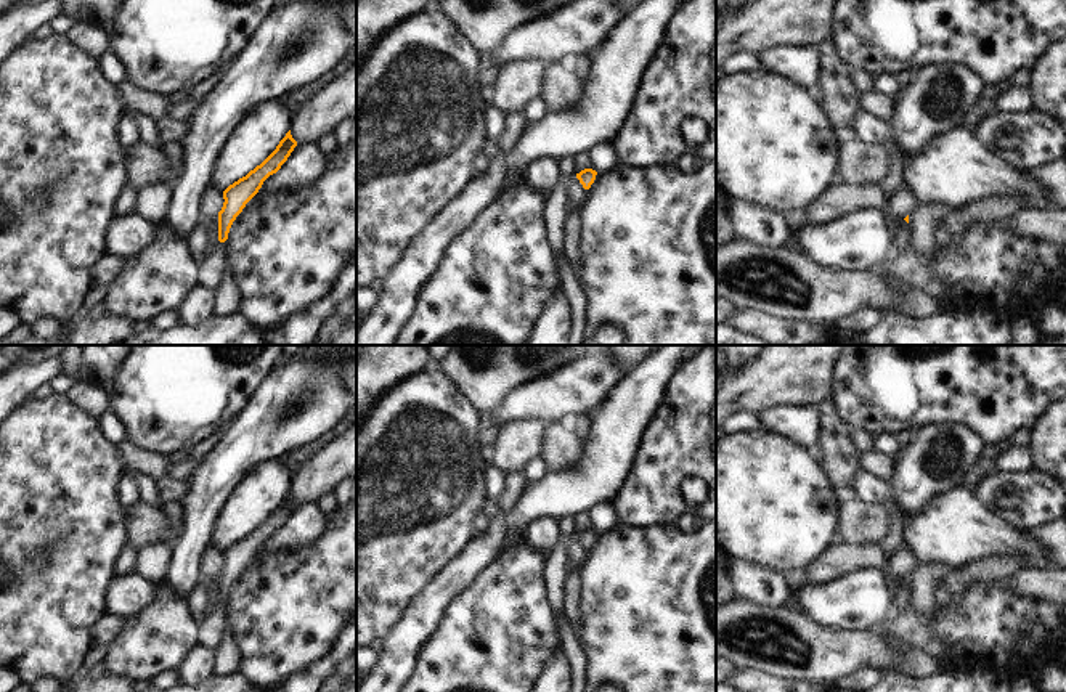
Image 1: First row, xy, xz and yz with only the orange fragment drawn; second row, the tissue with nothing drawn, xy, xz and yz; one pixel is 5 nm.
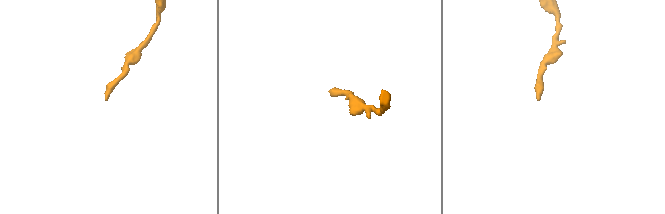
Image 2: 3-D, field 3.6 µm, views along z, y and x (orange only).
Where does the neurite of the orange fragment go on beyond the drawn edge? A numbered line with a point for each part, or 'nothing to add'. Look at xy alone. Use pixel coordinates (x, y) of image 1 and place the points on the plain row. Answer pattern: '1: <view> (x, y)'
nothing to add

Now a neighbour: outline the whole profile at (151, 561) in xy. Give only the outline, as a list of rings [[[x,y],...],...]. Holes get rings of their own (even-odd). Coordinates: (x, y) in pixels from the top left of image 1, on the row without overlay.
[[[159,538],[144,543],[135,551],[135,570],[153,583],[164,580],[170,556],[173,552],[173,539]]]

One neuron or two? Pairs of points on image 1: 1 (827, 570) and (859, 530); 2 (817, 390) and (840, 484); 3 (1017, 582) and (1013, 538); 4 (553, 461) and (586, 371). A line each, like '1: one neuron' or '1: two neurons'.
1: two neurons
2: one neuron
3: two neurons
4: two neurons

